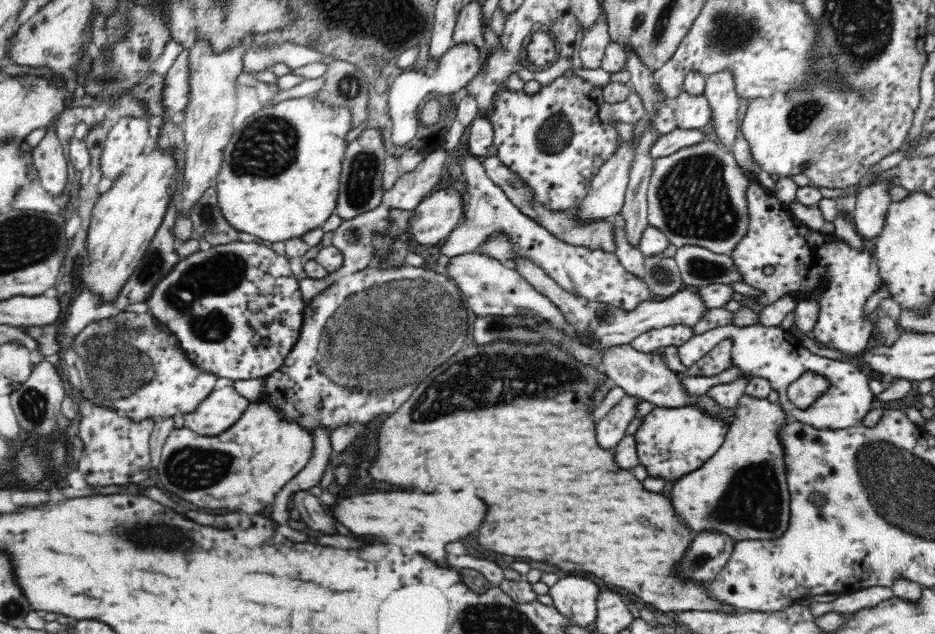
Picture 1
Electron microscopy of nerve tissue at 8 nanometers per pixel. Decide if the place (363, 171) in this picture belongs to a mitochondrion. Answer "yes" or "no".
yes

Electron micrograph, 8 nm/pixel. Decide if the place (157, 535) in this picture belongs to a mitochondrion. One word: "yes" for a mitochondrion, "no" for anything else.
yes

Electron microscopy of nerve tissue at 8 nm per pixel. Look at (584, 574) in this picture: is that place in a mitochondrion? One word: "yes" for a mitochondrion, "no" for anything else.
no

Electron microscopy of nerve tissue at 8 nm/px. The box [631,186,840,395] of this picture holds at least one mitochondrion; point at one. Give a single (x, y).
(698, 267)

